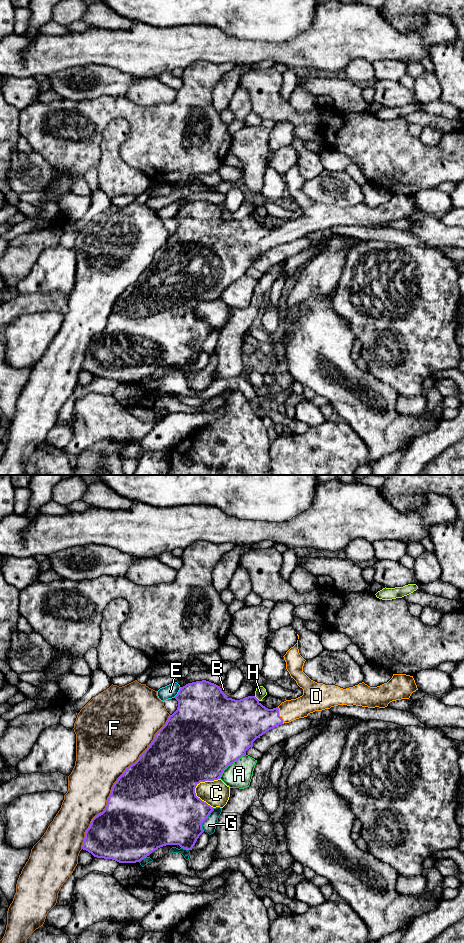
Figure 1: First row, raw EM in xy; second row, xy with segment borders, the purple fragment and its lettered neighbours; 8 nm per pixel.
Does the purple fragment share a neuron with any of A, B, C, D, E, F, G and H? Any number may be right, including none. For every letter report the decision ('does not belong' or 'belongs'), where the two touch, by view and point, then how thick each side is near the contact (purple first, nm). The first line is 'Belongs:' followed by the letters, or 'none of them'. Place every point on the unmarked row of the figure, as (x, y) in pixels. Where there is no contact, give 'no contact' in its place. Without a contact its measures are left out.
Belongs: D
A: does not belong; contact xy (230, 284); calibres 500 and 200 nm
B: does not belong; contact xy (221, 211); calibres 480 and 40 nm
C: does not belong; contact xy (195, 307); calibres 500 and 220 nm
D: belongs; contact xy (278, 235); calibres 320 and 170 nm
E: does not belong; contact xy (178, 212); calibres 420 and 110 nm
F: does not belong; contact xy (115, 302); calibres 500 and 440 nm
G: does not belong; contact xy (206, 338); calibres 460 and 110 nm
H: does not belong; contact xy (256, 218); calibres 380 and 90 nm

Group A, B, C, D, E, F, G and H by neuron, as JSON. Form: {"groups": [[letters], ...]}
{"groups": [["A"], ["B"], ["C"], ["D"], ["E"], ["F"], ["G"], ["H"]]}

